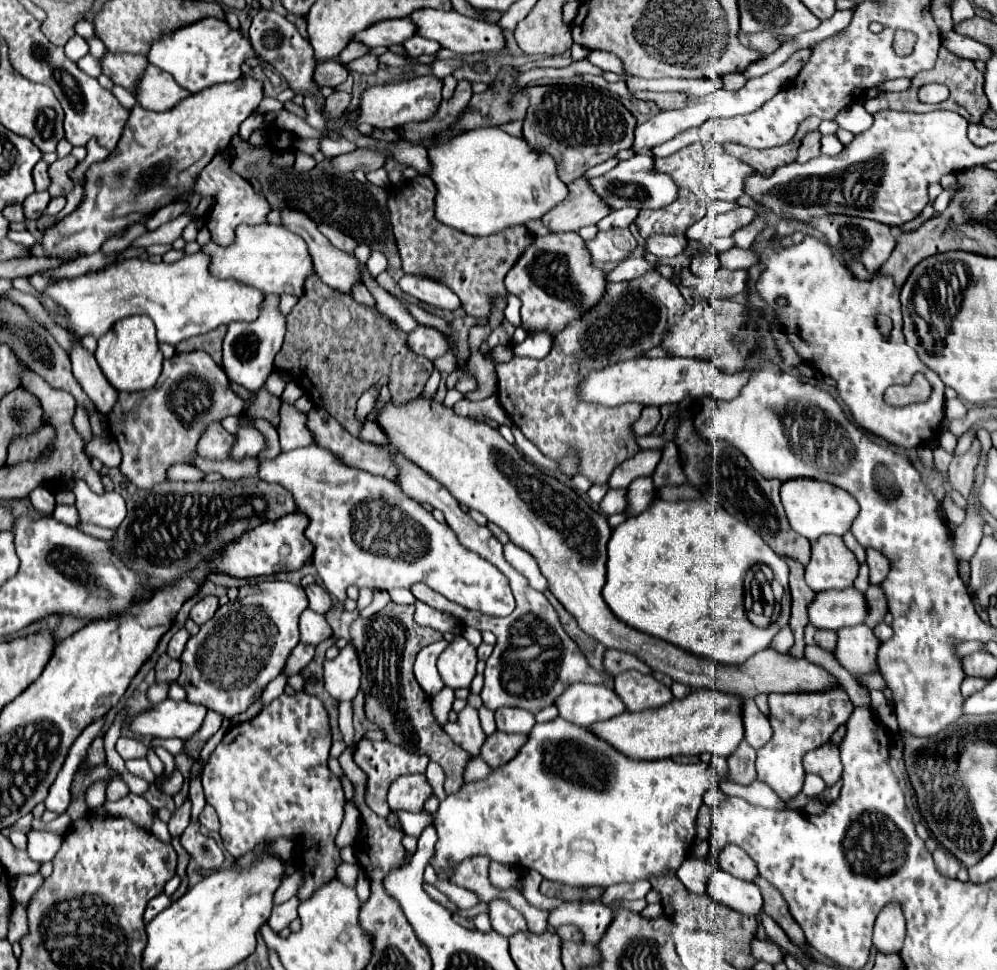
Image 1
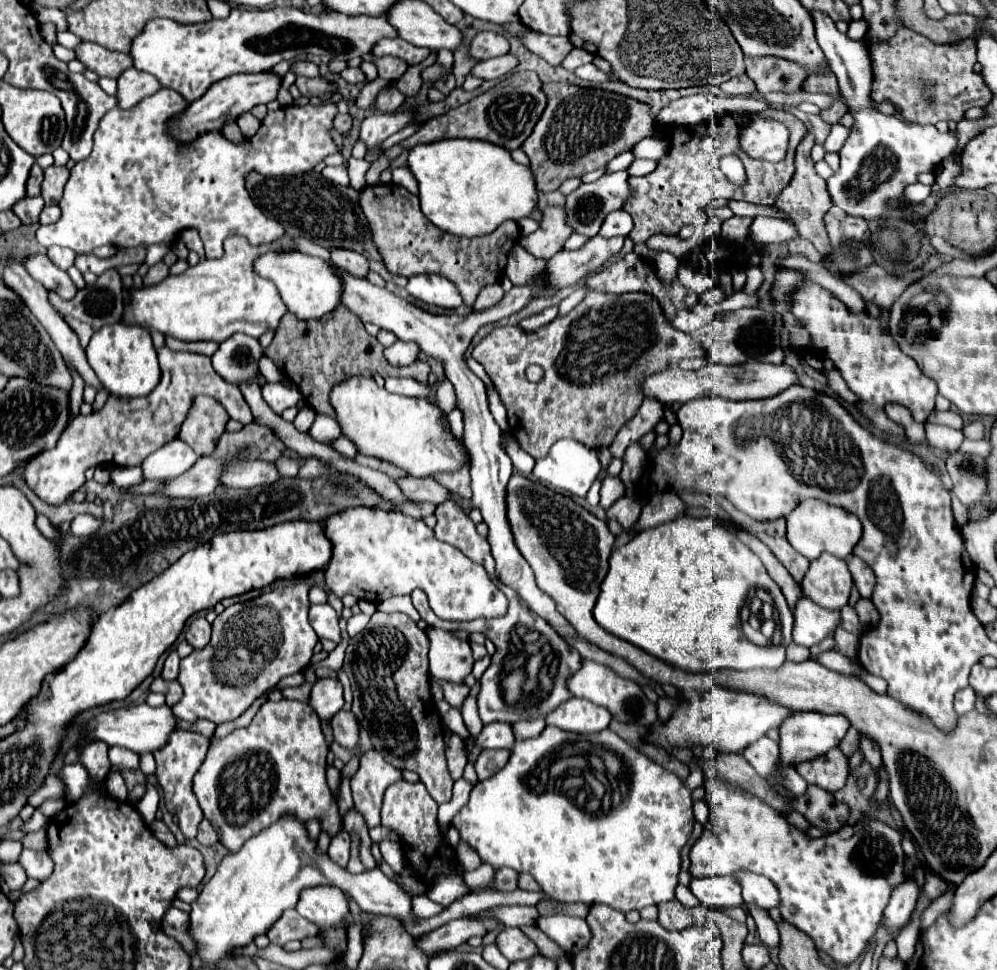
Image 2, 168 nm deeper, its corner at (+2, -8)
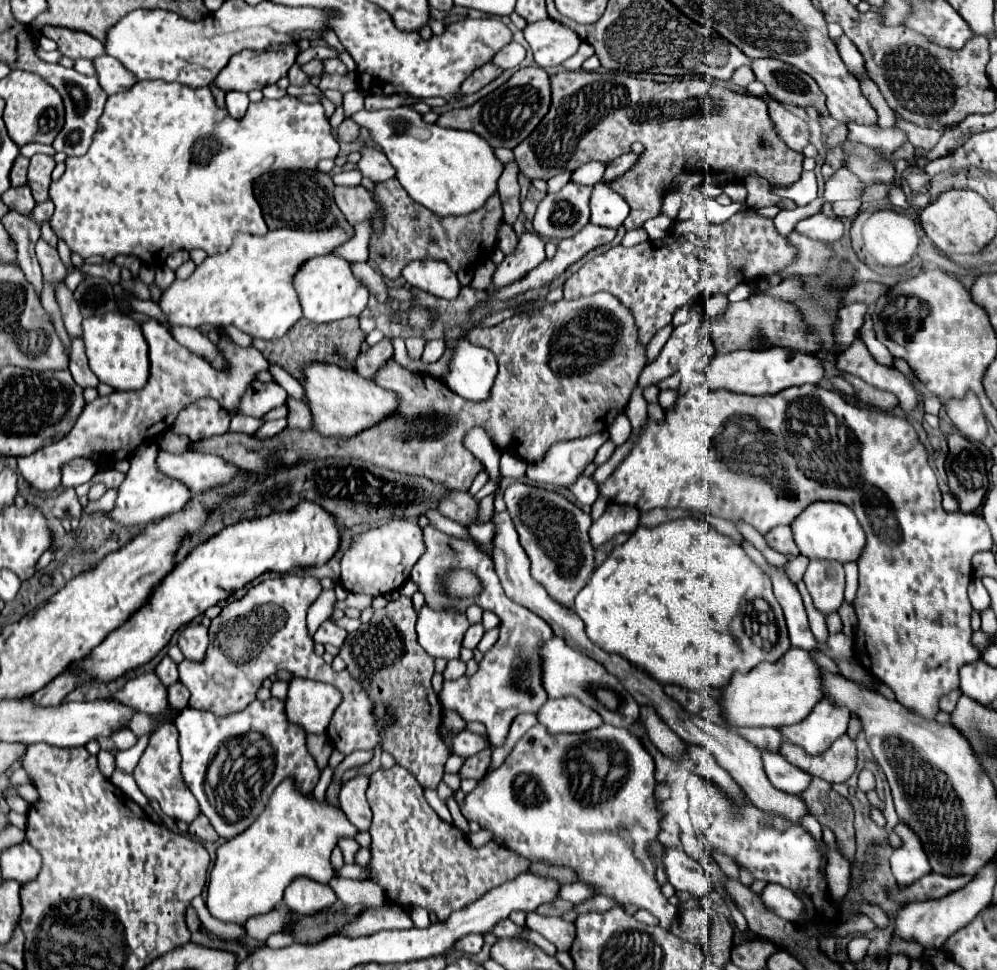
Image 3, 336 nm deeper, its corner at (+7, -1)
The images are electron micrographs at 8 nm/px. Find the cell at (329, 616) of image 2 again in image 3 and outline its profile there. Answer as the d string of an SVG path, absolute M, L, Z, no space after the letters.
M326 620L320 624L318 632L314 634L314 642L318 644L334 644L334 646L342 646L346 638L346 630L342 630L340 626L336 626L332 620Z

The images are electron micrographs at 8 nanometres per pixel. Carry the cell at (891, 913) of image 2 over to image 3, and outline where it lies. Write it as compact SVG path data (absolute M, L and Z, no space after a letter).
M900 822L896 826L896 834L902 838L902 846L892 854L890 866L898 886L908 886L910 882L926 876L930 872L930 864L922 850L922 844L918 842L918 836L914 836L906 824Z

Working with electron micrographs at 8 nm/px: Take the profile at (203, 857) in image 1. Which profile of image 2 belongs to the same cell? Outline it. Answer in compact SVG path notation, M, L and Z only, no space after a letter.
M175 729L175 733L171 733L171 737L167 739L167 745L163 745L163 749L153 751L153 757L157 763L157 769L153 775L163 791L165 807L167 807L167 811L173 811L173 815L179 819L179 829L183 831L183 835L187 839L193 839L197 835L197 827L203 819L203 811L199 809L197 797L191 789L191 779L207 753L207 745L209 745L209 739L203 737L201 733Z

